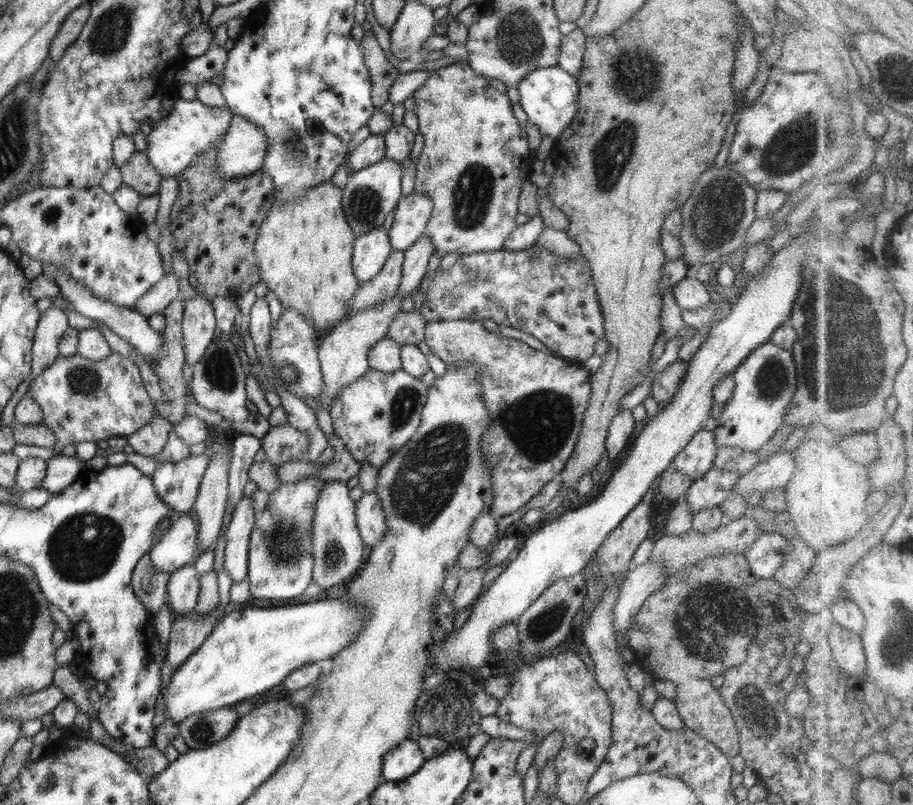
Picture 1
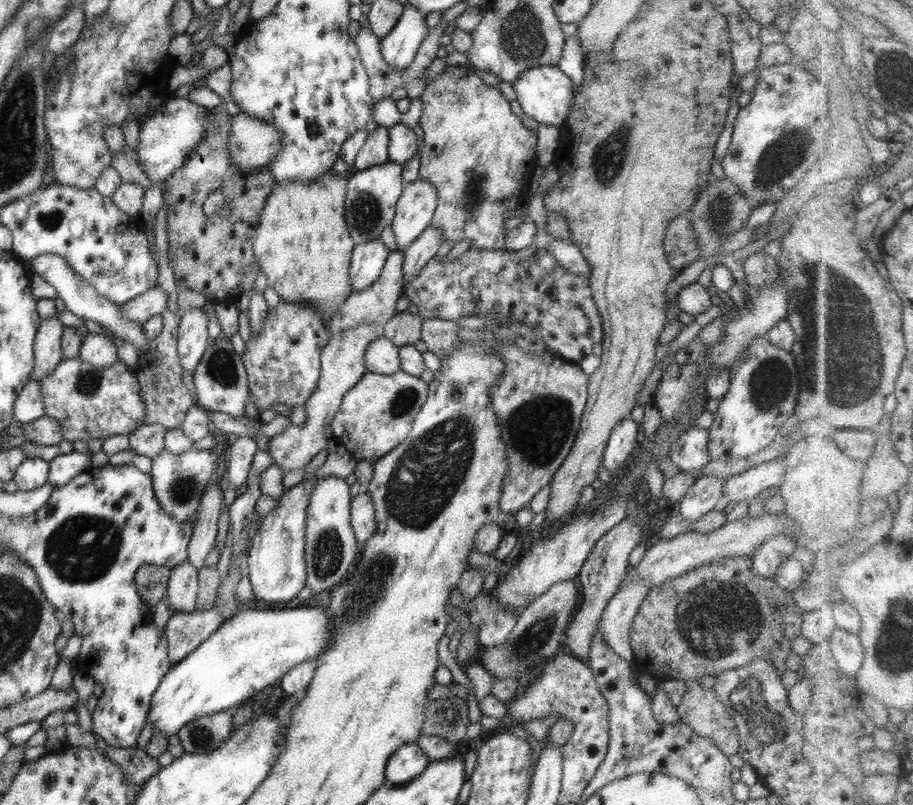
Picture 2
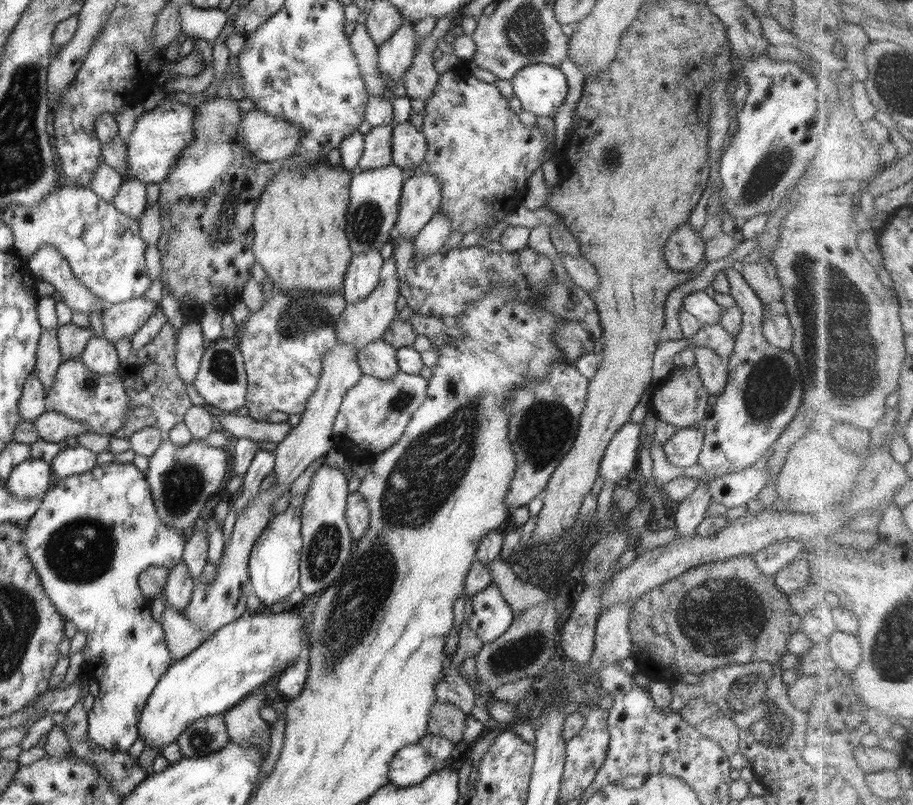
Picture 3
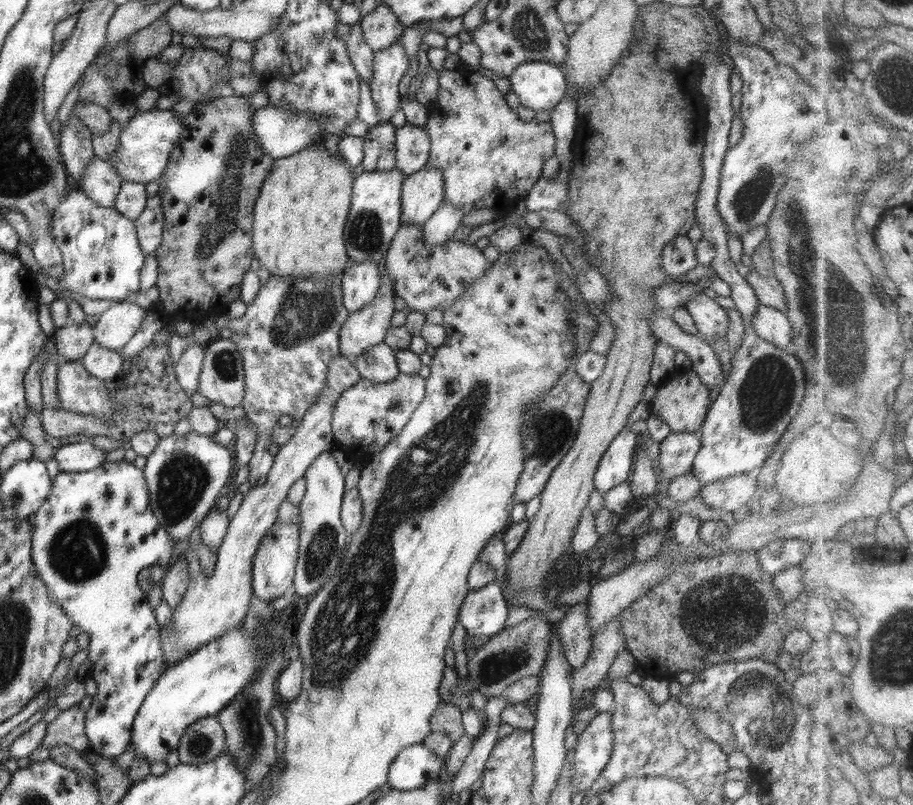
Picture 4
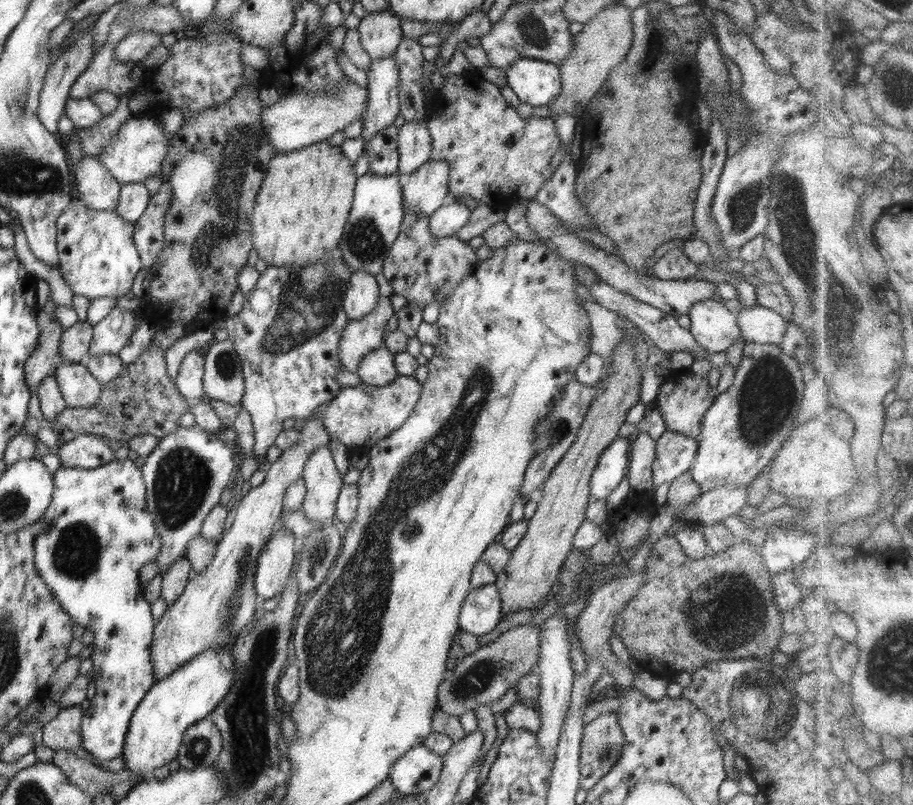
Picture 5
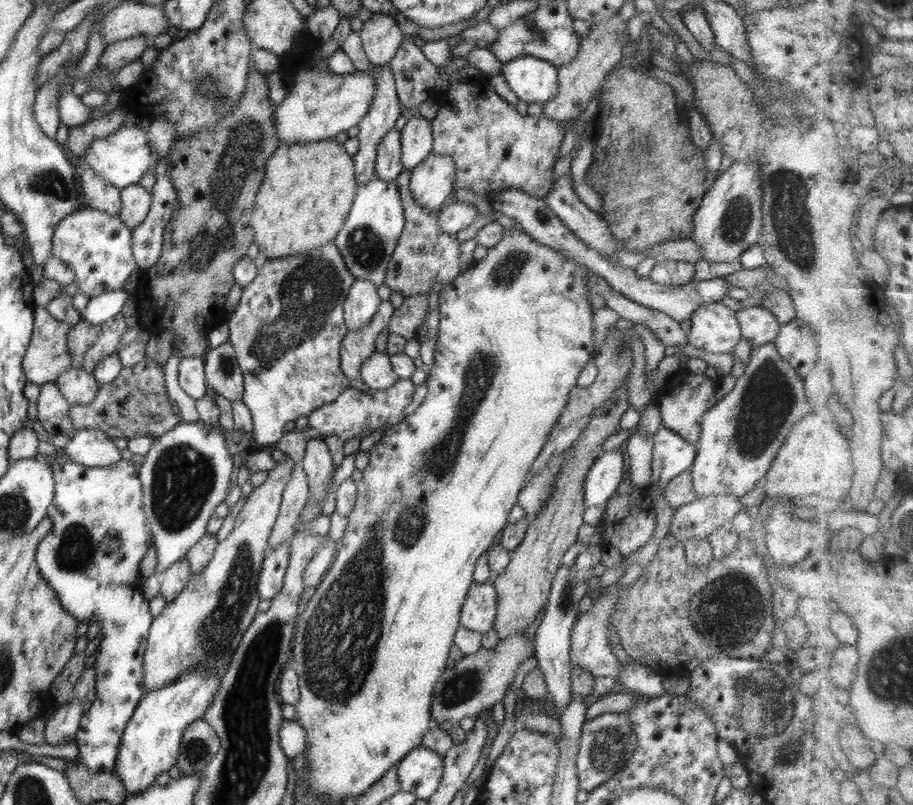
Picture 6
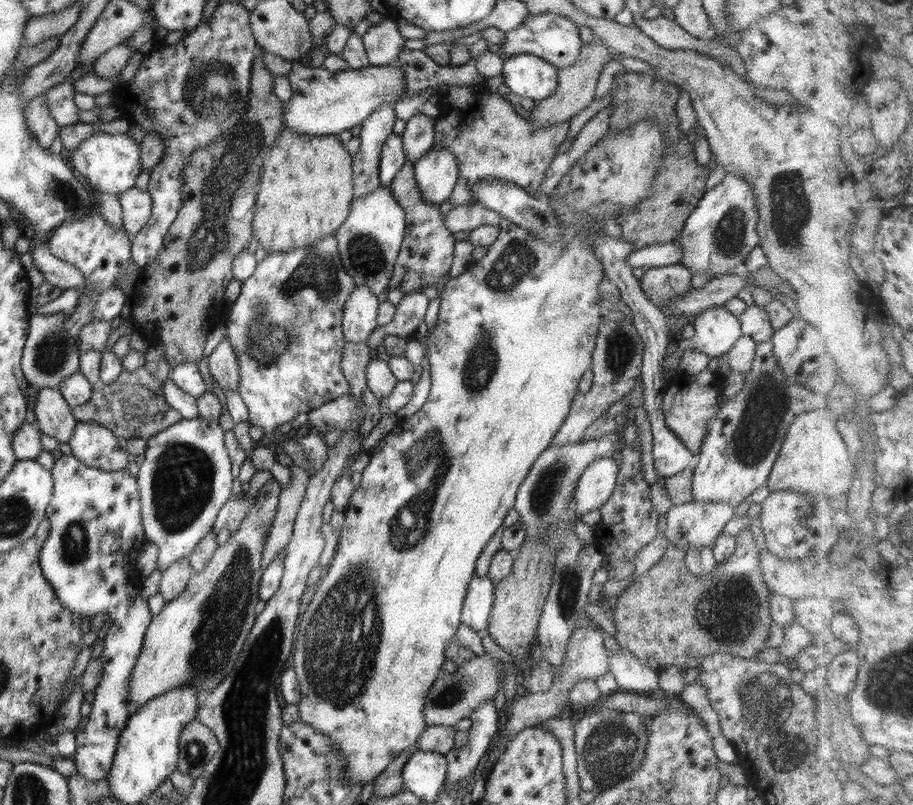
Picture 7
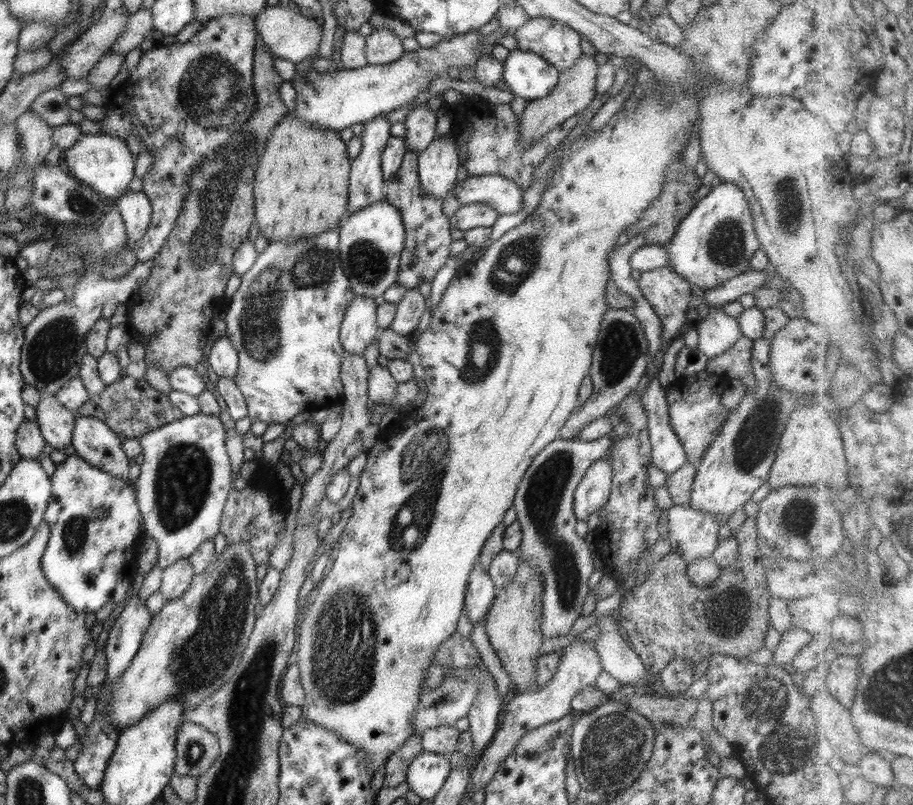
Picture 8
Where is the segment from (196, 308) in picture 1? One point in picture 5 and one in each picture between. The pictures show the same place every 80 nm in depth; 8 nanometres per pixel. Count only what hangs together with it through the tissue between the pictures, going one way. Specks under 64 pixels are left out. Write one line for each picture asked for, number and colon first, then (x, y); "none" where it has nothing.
2: (193, 339)
3: (191, 344)
4: (188, 367)
5: (189, 381)

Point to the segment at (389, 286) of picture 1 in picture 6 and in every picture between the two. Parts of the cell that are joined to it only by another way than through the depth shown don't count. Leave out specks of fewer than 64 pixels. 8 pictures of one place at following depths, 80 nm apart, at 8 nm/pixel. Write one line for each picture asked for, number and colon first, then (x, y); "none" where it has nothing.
2: (377, 304)
3: (366, 320)
4: (364, 328)
5: (359, 338)
6: (357, 345)

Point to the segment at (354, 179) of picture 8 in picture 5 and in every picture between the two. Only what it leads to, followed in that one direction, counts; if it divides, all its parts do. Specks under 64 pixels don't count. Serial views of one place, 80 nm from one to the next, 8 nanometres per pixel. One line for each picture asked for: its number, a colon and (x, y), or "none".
5: (383, 108)
6: (385, 110)
7: (377, 128)

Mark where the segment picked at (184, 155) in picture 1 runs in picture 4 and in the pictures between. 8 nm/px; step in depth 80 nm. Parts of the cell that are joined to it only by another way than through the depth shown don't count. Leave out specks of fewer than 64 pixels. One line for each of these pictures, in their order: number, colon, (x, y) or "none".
2: (166, 139)
3: (159, 136)
4: (145, 143)

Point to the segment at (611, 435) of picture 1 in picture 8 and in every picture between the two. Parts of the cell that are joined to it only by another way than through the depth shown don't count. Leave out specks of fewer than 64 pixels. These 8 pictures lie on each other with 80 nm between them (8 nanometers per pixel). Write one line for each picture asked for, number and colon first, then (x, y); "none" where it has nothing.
2: (622, 442)
3: (619, 458)
4: (614, 467)
5: (612, 466)
6: (602, 479)
7: (594, 487)
8: (593, 491)

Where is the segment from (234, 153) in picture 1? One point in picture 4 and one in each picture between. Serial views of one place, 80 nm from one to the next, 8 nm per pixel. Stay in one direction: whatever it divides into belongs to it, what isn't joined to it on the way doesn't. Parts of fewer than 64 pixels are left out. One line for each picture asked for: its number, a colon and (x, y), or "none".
2: (252, 143)
3: (267, 139)
4: (280, 133)

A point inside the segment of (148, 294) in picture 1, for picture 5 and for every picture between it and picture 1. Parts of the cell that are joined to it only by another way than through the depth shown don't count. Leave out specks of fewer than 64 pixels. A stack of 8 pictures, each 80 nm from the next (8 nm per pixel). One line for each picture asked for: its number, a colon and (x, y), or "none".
2: (153, 302)
3: (122, 320)
4: (116, 326)
5: (109, 336)

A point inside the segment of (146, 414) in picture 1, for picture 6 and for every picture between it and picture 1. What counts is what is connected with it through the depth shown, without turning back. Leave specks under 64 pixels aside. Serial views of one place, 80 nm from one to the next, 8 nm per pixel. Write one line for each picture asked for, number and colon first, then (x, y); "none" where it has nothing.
2: (89, 402)
3: (101, 401)
4: (78, 391)
5: (79, 388)
6: (79, 387)

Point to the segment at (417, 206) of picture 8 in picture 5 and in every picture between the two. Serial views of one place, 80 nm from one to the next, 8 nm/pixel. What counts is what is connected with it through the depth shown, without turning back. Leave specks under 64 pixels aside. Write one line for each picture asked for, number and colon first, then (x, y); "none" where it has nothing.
5: (422, 267)
6: (425, 258)
7: (425, 257)

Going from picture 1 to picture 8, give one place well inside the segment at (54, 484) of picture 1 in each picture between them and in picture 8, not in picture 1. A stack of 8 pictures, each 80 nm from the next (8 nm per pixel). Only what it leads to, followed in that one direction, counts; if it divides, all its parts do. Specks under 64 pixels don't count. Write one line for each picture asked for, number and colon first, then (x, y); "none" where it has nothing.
2: (63, 468)
3: (70, 461)
4: (83, 455)
5: (87, 450)
6: (93, 448)
7: (95, 445)
8: (93, 440)

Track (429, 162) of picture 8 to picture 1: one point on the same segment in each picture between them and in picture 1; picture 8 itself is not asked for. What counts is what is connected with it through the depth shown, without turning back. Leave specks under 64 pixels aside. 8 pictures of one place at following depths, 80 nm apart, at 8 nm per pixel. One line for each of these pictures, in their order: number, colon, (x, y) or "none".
1: (412, 213)
2: (415, 208)
3: (420, 200)
4: (422, 194)
5: (424, 191)
6: (431, 182)
7: (436, 173)

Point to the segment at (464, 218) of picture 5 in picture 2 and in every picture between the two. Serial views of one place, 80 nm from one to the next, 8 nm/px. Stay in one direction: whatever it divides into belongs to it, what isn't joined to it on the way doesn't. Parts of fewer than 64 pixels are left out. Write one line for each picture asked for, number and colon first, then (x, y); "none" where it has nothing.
2: (424, 248)
3: (433, 236)
4: (440, 227)

